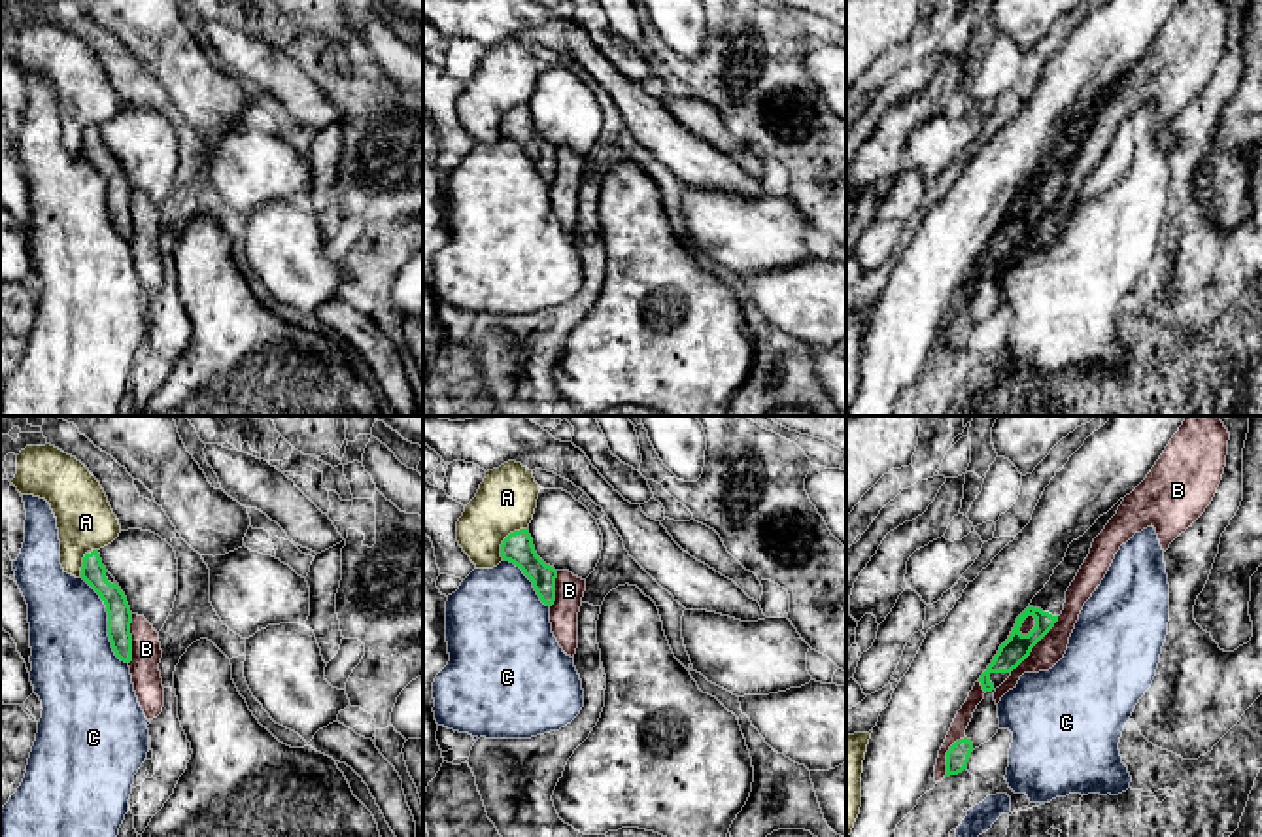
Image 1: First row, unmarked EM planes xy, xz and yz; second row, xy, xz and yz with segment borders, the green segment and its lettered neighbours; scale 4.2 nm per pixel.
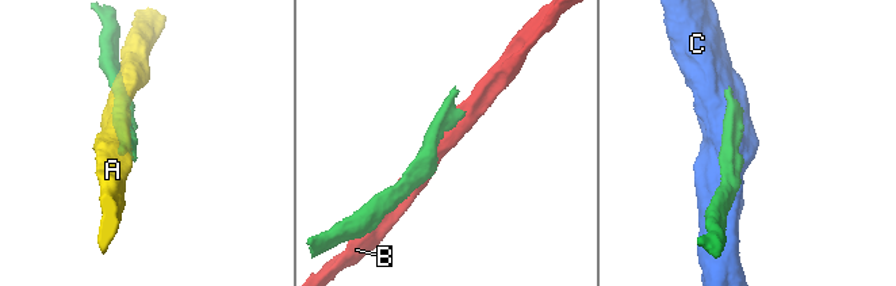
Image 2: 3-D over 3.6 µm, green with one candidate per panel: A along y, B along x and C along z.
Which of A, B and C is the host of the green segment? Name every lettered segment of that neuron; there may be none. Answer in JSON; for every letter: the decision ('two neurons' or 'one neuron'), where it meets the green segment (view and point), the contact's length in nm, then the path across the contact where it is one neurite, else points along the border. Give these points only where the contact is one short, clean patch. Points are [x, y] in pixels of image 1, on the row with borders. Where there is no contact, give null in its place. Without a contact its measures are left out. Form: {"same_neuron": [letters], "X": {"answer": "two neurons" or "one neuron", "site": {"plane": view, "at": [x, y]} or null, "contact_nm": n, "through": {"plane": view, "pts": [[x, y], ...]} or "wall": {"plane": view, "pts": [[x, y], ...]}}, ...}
{"same_neuron": [], "A": {"answer": "two neurons", "site": {"plane": "xz", "at": [505, 539]}, "contact_nm": 170}, "B": {"answer": "two neurons", "site": {"plane": "yz", "at": [1036, 643]}, "contact_nm": 320}, "C": {"answer": "two neurons", "site": {"plane": "xy", "at": [108, 622]}, "contact_nm": 420}}

